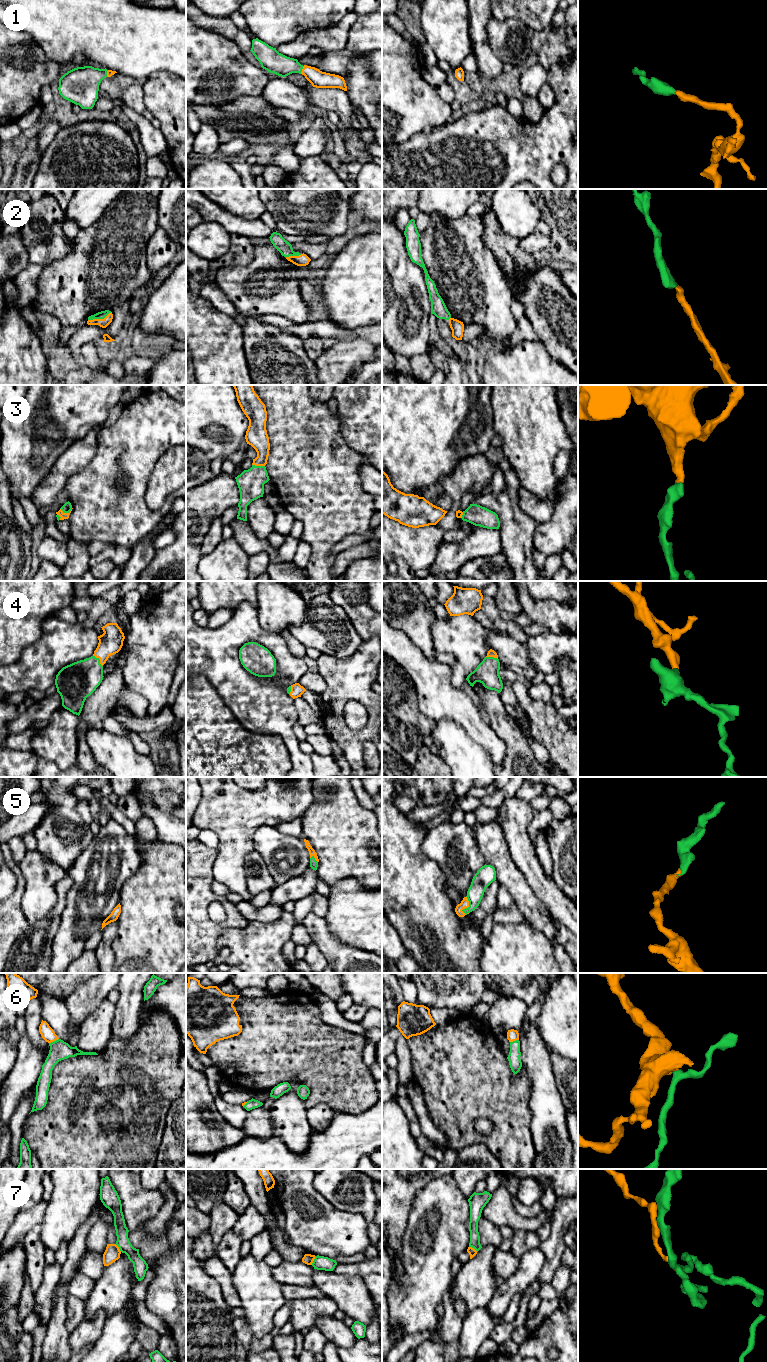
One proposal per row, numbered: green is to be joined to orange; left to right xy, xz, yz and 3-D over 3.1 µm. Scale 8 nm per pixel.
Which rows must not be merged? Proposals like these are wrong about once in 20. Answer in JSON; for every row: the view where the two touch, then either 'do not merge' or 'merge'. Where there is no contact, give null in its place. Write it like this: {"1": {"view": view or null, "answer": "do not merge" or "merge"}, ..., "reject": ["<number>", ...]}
{"1": {"view": "xz", "answer": "merge"}, "2": {"view": "xy", "answer": "merge"}, "3": {"view": "xy", "answer": "merge"}, "4": {"view": "xy", "answer": "merge"}, "5": {"view": "yz", "answer": "merge"}, "6": {"view": "xy", "answer": "merge"}, "7": {"view": "xz", "answer": "do not merge"}, "reject": ["7"]}

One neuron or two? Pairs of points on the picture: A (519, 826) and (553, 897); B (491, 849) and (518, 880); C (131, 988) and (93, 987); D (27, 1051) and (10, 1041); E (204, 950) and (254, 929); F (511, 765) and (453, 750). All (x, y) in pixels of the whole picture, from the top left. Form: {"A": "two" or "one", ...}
{"A": "one", "B": "one", "C": "two", "D": "two", "E": "two", "F": "two"}

